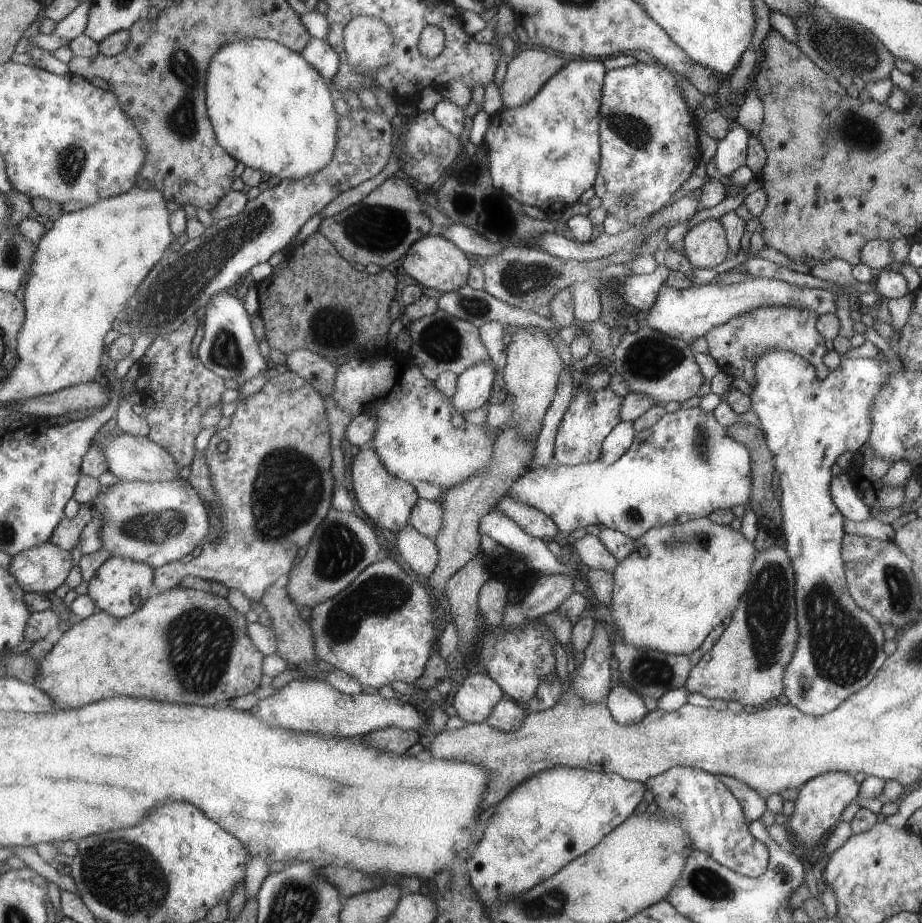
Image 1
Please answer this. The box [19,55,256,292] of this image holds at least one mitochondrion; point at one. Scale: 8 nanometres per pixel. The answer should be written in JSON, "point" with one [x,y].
{"point":[71,159]}

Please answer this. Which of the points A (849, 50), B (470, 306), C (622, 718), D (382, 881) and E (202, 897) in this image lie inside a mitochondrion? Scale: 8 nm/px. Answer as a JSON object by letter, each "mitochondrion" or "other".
{"A":"mitochondrion","B":"mitochondrion","C":"other","D":"other","E":"other"}

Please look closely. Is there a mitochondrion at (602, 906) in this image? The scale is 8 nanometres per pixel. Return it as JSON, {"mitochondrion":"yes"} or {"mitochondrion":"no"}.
{"mitochondrion":"no"}

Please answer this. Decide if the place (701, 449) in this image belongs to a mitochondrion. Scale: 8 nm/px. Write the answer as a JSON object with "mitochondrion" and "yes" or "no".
{"mitochondrion":"yes"}

